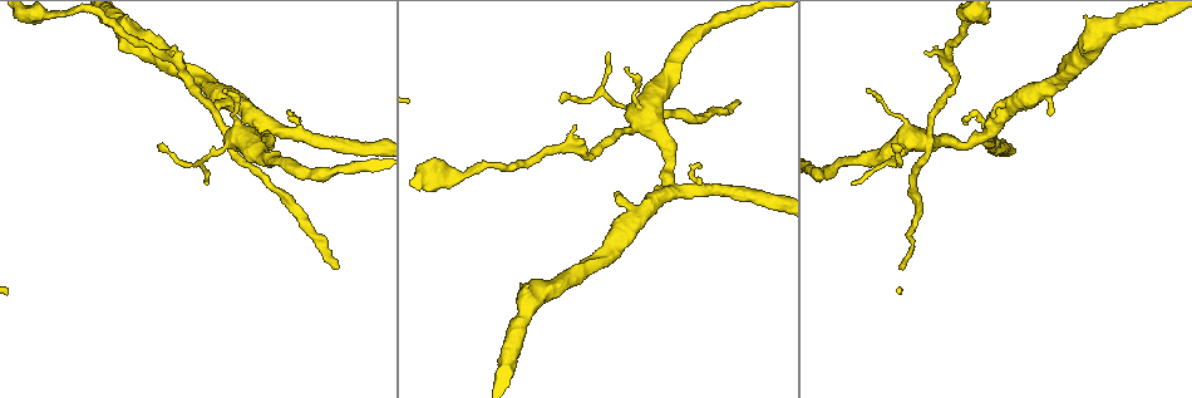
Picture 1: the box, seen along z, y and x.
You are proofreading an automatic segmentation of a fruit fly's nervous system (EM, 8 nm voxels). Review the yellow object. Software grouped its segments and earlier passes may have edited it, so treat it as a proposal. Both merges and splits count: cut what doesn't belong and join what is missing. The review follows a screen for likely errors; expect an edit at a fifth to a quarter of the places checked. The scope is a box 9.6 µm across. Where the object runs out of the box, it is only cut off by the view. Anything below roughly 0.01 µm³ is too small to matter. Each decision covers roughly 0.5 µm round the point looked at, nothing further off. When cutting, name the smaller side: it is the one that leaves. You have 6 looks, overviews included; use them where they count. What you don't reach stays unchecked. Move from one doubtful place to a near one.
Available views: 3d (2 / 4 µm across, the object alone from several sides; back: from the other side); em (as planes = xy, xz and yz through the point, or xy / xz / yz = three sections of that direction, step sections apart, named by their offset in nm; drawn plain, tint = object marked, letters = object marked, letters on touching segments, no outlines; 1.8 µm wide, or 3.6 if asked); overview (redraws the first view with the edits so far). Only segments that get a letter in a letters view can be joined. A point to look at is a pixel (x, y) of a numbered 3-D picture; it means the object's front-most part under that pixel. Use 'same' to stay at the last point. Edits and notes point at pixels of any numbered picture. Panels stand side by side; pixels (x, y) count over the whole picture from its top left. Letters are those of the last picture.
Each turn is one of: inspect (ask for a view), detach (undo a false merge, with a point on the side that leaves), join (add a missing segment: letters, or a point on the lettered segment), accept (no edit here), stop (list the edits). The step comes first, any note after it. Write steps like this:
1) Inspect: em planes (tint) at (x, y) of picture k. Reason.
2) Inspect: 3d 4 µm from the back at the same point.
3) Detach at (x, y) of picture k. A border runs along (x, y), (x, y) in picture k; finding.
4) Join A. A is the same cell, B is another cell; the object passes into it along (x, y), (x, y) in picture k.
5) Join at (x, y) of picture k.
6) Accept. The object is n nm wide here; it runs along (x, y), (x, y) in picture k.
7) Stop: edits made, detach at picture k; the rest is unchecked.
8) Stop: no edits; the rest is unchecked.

Inspect: em planes (letters) at (617, 195) of picture 1. Free end.

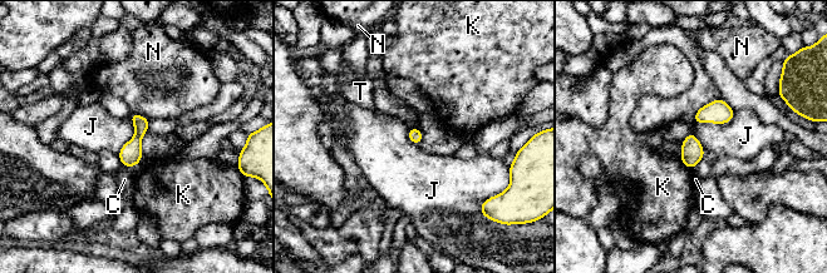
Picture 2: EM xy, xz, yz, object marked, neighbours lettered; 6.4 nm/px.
Accept. C, J, K, N and T are other cells; a border runs along (734, 110), (729, 122), (694, 123) in picture 2; none of them fits.

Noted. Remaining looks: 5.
Inspect: 3d 4 µm at (924, 145) of picture 1. Abrupt turn.

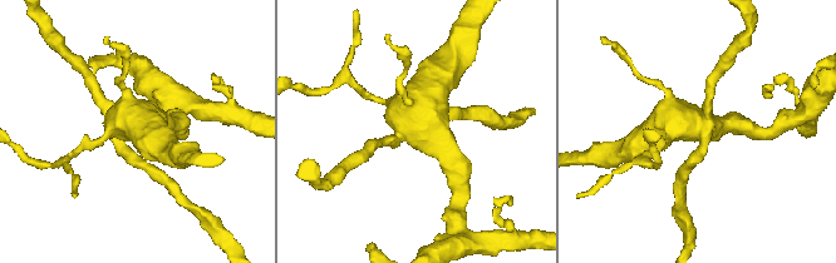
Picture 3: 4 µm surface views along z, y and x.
Inspect: em 3.6 µm xz step 4 (letters) at (124, 136) of picture 3. Need the tissue.

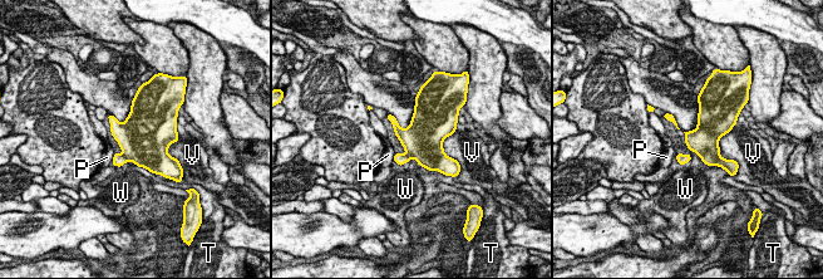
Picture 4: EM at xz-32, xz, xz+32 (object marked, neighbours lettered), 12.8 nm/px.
Detach at (118, 160) of picture 4. The longest contact is with V, 460 nm; P, T, V and W are other cells; a border runs along (123, 153), (129, 160) in picture 4; a second cell is stuck on.

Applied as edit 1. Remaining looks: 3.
Stop: edits made, detach at picture 4; the rest is unchecked.

